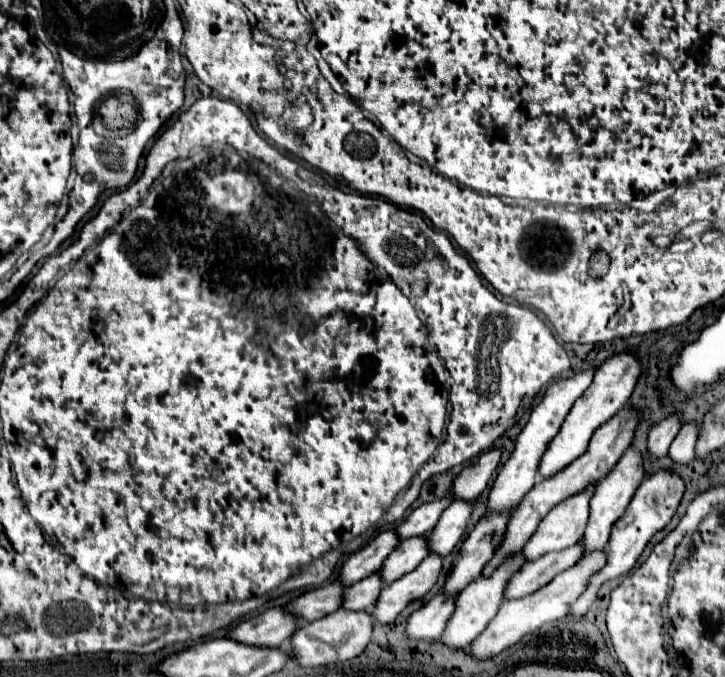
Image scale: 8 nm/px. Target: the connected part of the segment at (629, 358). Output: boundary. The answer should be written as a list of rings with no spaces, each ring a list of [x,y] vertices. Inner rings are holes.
[[[617,353],[617,355],[609,357],[597,369],[591,387],[581,395],[581,399],[577,399],[577,403],[573,405],[571,413],[567,415],[561,431],[551,441],[549,449],[543,455],[543,461],[539,463],[539,473],[545,479],[555,475],[563,467],[567,467],[571,461],[575,461],[575,457],[579,457],[587,451],[589,439],[595,433],[595,429],[601,427],[603,423],[607,423],[613,417],[613,413],[617,413],[625,407],[625,403],[629,401],[629,397],[631,397],[631,393],[639,381],[639,377],[641,377],[641,361],[635,353]]]

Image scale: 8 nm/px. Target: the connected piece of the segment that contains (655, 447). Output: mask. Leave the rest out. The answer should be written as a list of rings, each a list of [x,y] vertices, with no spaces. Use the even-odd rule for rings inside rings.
[[[669,415],[665,417],[661,423],[657,423],[651,431],[649,431],[649,451],[655,457],[663,457],[669,451],[671,441],[677,437],[679,429],[683,425],[683,419],[679,415]]]

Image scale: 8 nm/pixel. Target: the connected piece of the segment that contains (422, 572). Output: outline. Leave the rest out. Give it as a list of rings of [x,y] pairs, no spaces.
[[[433,553],[433,555],[425,557],[417,569],[413,569],[411,573],[403,575],[397,581],[389,583],[383,589],[377,605],[371,611],[375,621],[383,623],[383,625],[393,623],[407,605],[421,599],[437,583],[441,569],[443,569],[443,559],[445,557]]]

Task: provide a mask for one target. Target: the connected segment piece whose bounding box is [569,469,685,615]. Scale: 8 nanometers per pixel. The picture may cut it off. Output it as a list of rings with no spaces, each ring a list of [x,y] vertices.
[[[657,469],[641,483],[633,501],[627,507],[627,511],[623,513],[621,519],[617,519],[617,523],[611,529],[611,539],[607,543],[609,561],[607,561],[605,569],[601,569],[597,575],[591,577],[585,593],[573,603],[573,607],[569,611],[571,615],[585,615],[589,611],[589,607],[593,605],[593,601],[597,599],[597,591],[605,581],[617,579],[619,575],[625,575],[633,569],[635,561],[641,557],[641,553],[643,553],[645,545],[651,541],[651,537],[657,531],[661,531],[675,515],[675,511],[683,499],[683,493],[685,493],[685,481],[681,479],[681,475],[677,475],[675,471],[669,471],[669,469]]]

